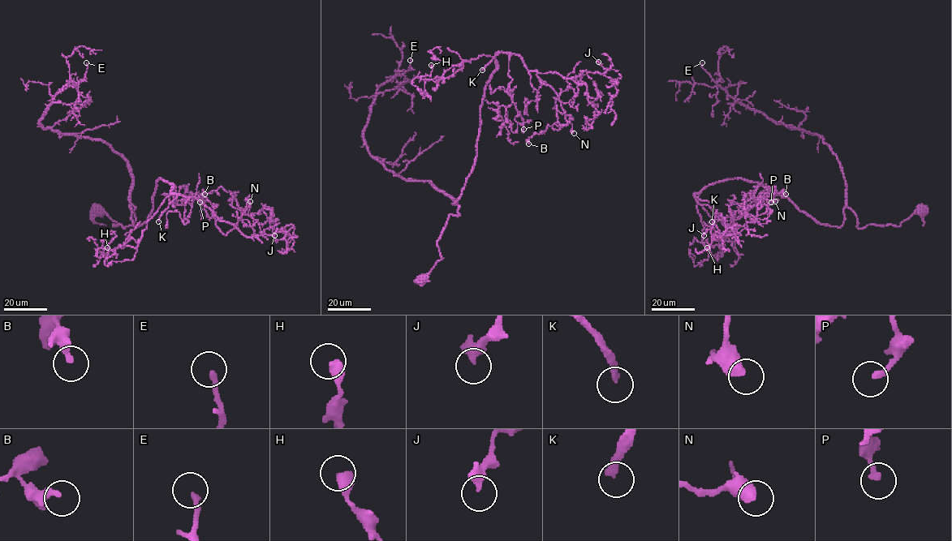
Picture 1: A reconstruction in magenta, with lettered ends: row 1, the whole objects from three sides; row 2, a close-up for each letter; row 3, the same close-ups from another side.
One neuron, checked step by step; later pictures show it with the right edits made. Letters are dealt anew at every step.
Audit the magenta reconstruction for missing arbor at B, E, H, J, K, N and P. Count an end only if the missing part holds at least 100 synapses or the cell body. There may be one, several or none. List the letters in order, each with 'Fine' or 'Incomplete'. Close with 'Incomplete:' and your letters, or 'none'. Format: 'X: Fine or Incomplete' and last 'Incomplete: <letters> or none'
B: Fine
E: Fine
H: Fine
J: Fine
K: Incomplete
N: Fine
P: Fine
Incomplete: K

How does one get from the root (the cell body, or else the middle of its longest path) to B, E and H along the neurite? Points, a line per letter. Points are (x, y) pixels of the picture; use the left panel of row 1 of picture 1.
B: (98, 210), (124, 228), (131, 204), (139, 226), (160, 178), (226, 234), (243, 212), (221, 186), (204, 194)
E: (98, 210), (113, 225), (135, 221), (127, 161), (104, 141), (40, 123), (53, 97), (84, 79), (86, 62)
H: (98, 210), (124, 228), (131, 204), (139, 226), (158, 179), (172, 184), (135, 248), (96, 255), (107, 247)

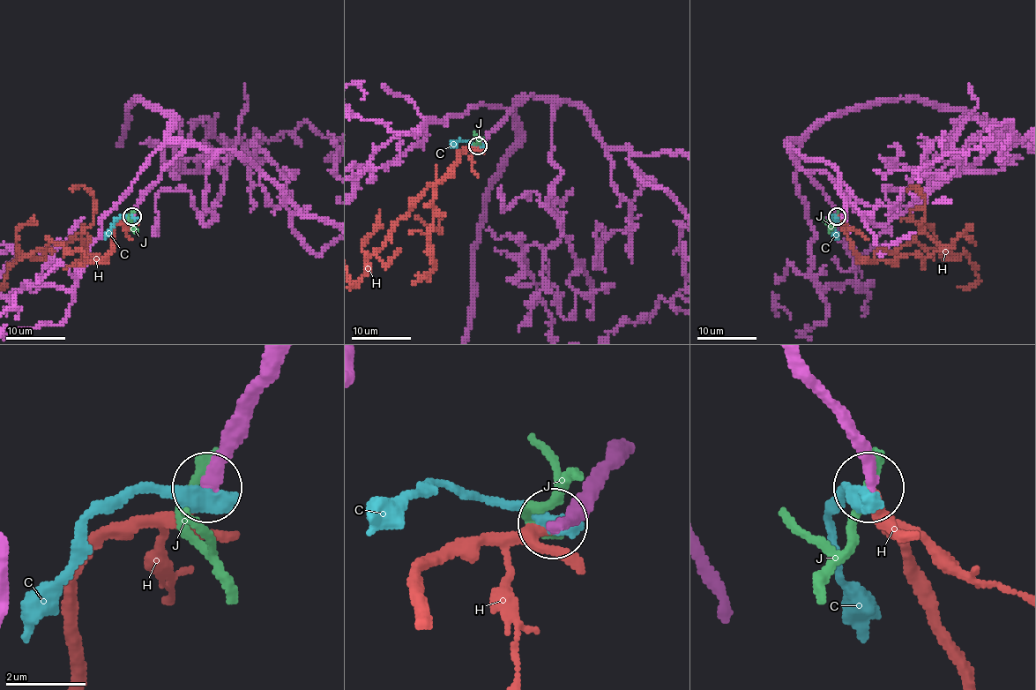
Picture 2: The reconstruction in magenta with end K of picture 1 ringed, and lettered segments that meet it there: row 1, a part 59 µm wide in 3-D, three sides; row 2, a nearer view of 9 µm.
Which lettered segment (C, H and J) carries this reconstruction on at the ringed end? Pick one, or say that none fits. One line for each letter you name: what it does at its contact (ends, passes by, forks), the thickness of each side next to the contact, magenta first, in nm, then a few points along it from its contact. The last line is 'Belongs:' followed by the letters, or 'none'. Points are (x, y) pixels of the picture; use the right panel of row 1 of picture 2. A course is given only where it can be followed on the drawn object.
H: it ends; calibres 340 and 320 nm
Belongs: H

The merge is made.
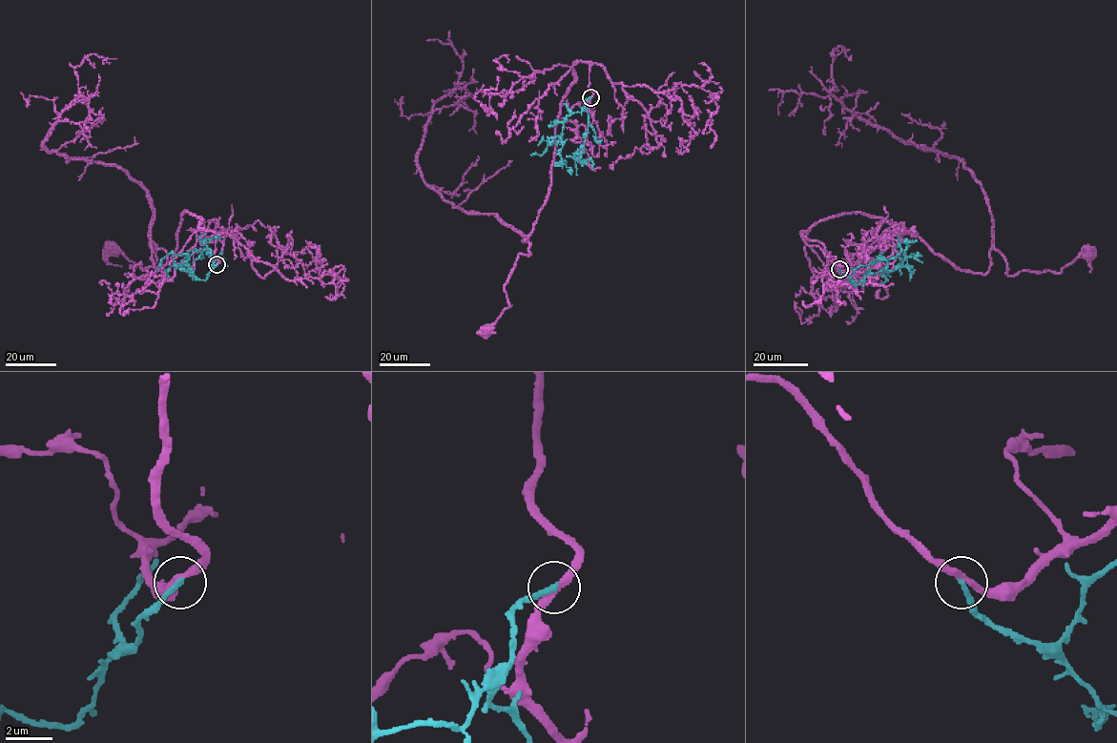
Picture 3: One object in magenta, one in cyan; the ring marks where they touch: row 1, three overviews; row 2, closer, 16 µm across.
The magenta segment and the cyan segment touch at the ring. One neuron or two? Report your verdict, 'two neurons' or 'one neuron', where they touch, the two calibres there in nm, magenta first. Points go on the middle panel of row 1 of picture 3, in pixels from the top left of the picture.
two neurons; at (590, 97); 280 nm thick on the magenta side, 200 nm on the other

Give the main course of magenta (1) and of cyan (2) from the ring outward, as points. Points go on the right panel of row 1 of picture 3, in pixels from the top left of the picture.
1: (839, 269), (801, 232), (843, 213), (904, 226), (975, 274), (993, 245), (1009, 276), (1086, 253)
2: (839, 269), (855, 286), (871, 274), (882, 271), (890, 258), (898, 257), (901, 259), (900, 276)

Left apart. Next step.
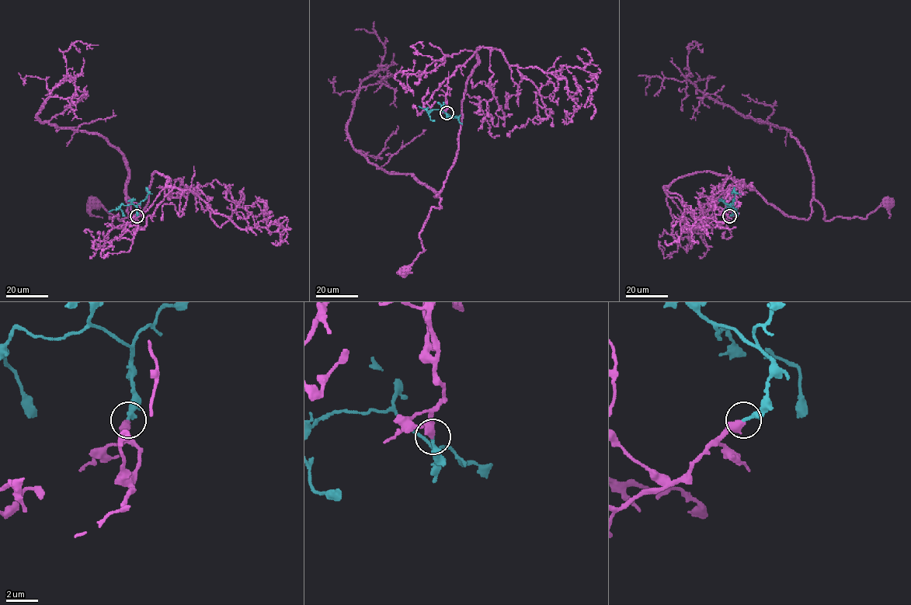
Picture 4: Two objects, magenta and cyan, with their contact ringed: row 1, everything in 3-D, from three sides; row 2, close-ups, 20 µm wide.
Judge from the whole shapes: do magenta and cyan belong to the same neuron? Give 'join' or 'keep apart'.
join

